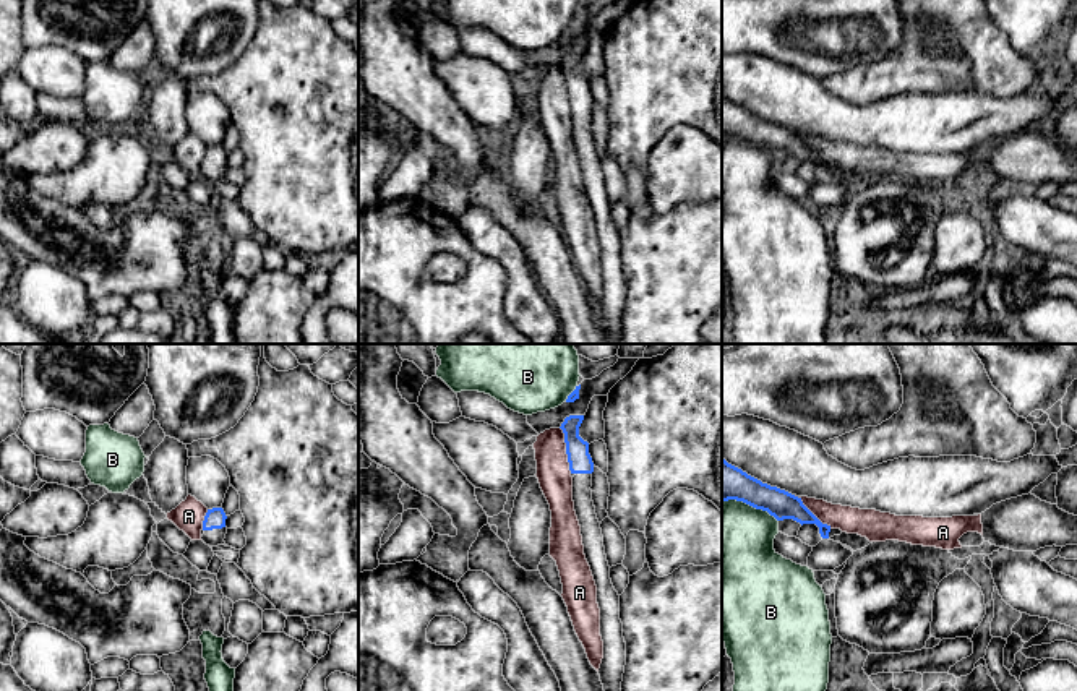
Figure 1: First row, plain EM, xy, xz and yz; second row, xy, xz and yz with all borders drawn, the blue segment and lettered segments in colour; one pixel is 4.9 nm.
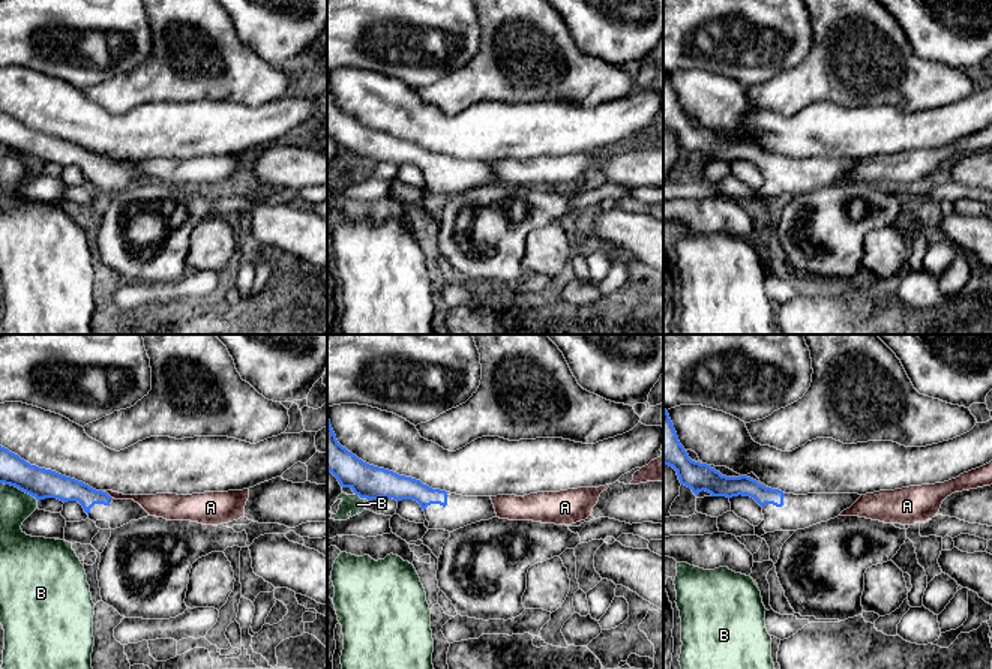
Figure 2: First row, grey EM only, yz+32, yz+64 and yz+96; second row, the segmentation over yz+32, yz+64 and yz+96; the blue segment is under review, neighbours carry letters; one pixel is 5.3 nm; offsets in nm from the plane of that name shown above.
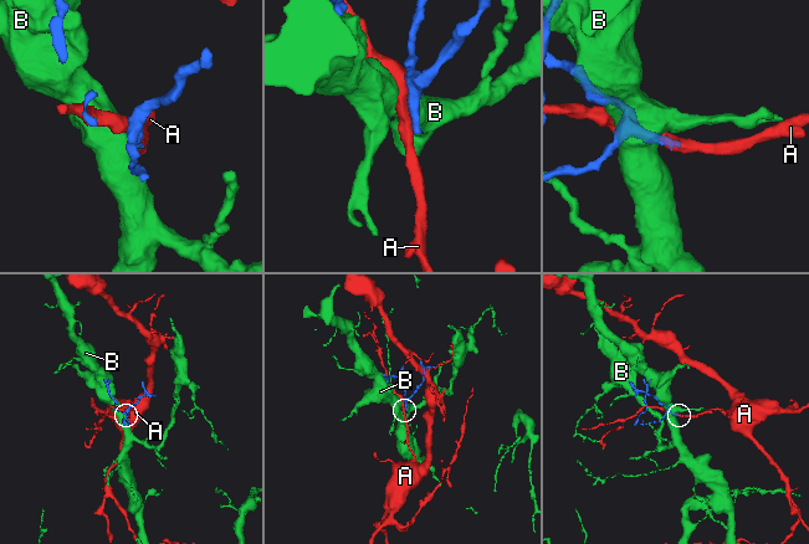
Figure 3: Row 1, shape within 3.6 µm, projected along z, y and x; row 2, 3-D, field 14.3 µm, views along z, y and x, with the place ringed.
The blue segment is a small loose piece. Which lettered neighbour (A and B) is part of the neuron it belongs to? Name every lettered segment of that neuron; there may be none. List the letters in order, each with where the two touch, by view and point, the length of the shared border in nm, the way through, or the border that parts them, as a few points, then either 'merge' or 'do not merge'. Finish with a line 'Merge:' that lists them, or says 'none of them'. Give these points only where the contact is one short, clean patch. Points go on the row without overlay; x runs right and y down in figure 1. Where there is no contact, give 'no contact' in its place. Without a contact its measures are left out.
A: contact xz (566, 86); length 240 nm; do not merge
B: contact yz (750, 141); length 300 nm; do not merge
Merge: none of them

